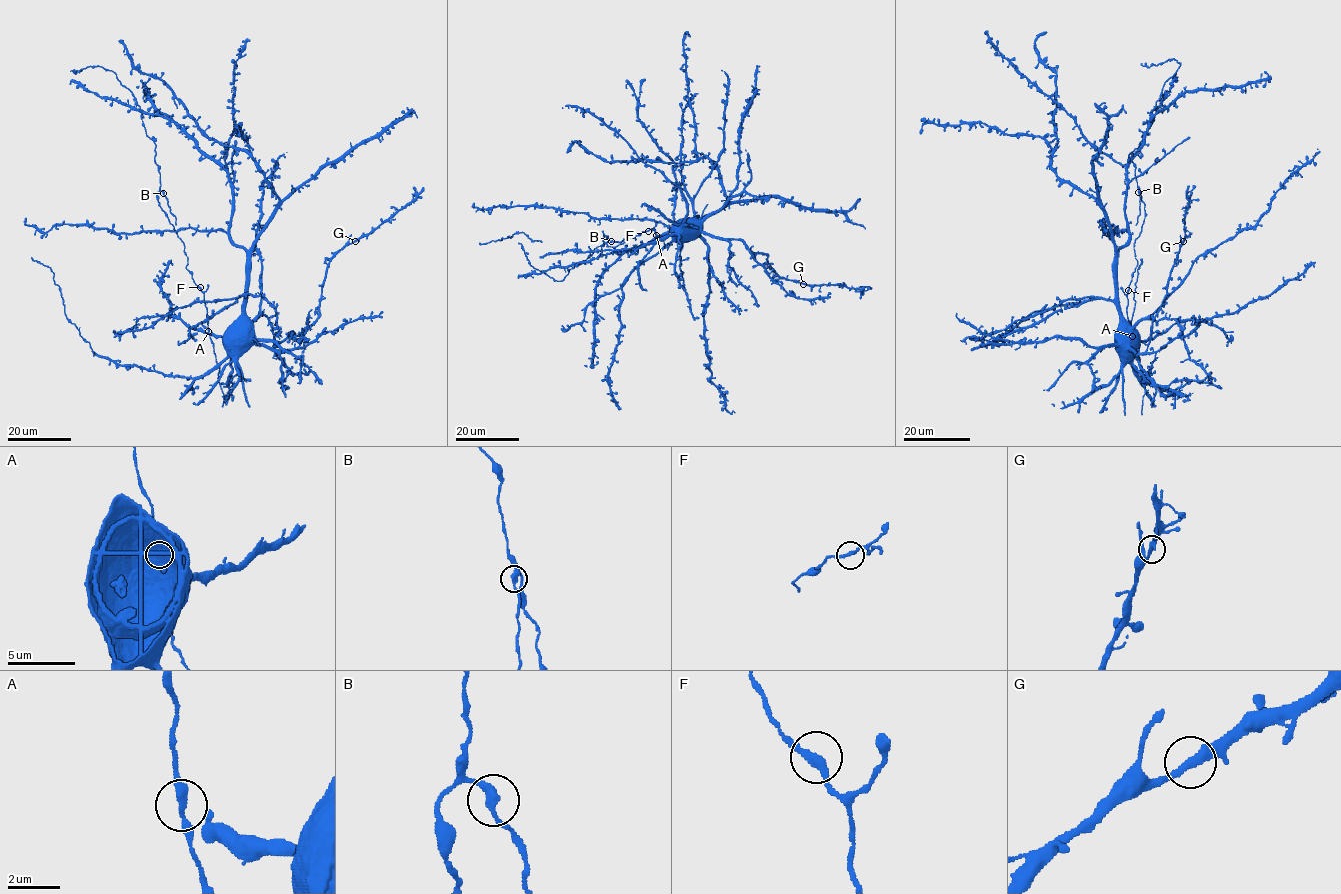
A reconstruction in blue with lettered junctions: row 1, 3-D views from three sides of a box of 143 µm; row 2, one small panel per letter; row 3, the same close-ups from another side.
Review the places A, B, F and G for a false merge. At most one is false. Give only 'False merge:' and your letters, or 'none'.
False merge: B

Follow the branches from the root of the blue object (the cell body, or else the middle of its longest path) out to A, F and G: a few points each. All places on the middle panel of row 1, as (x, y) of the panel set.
A: (683, 226), (642, 246), (584, 262), (604, 242), (602, 231), (608, 247), (643, 231), (656, 235)
F: (683, 226), (642, 246), (584, 262), (604, 242), (602, 231), (608, 247), (648, 231)
G: (683, 226), (688, 221), (695, 230), (739, 239), (751, 252), (764, 253), (778, 275), (803, 284)

